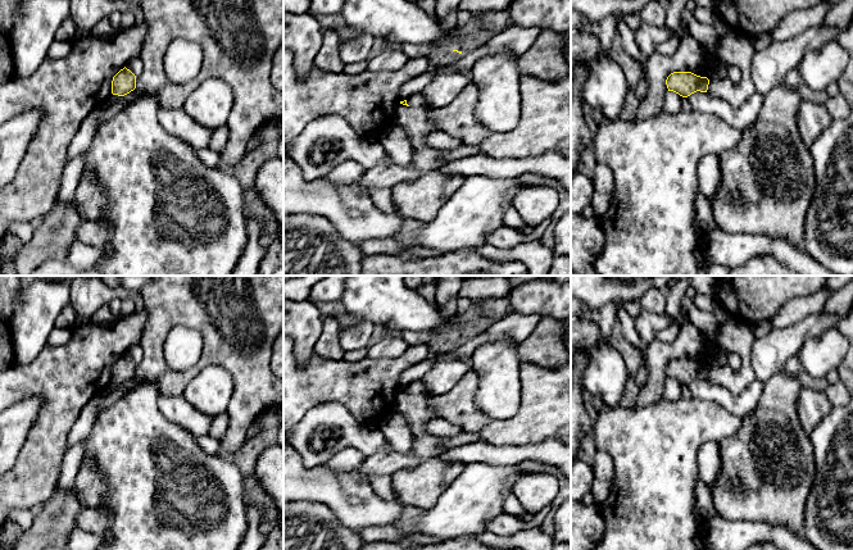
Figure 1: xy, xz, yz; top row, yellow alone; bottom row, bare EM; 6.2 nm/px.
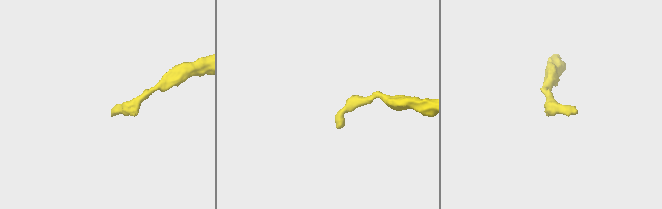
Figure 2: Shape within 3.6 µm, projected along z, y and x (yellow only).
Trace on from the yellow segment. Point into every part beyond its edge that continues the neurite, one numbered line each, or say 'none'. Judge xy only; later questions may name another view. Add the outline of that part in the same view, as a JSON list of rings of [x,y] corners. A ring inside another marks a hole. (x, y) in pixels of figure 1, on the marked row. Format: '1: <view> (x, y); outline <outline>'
1: xy (113, 99); outline [[[110,95],[110,97],[104,103],[108,108],[124,100],[124,96]],[[124,95],[126,96],[126,95]]]

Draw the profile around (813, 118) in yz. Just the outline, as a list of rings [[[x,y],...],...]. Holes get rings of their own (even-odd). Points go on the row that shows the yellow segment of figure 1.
[[[800,100],[798,114],[798,132],[803,142],[811,147],[812,144],[830,127],[832,118],[825,104]]]

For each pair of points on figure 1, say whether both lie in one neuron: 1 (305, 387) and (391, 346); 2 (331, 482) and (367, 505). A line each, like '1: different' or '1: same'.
1: different
2: same

